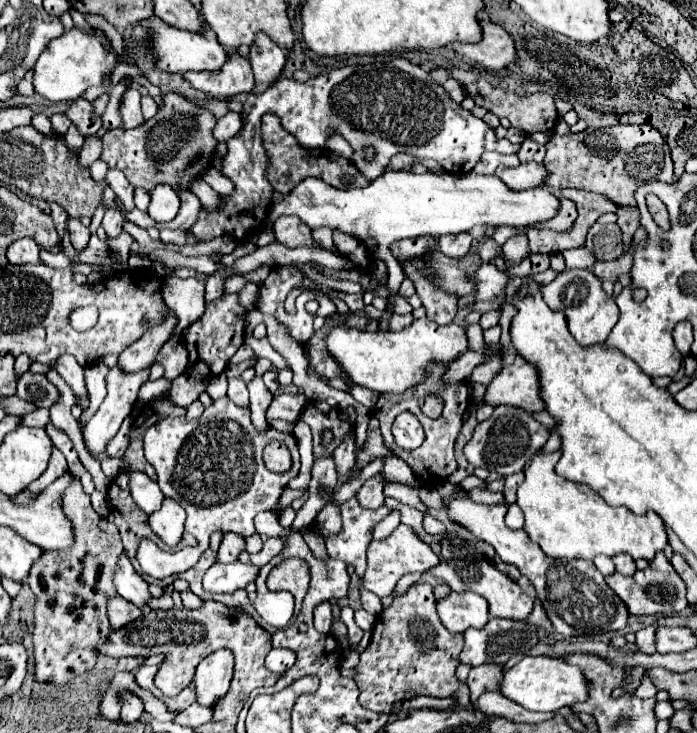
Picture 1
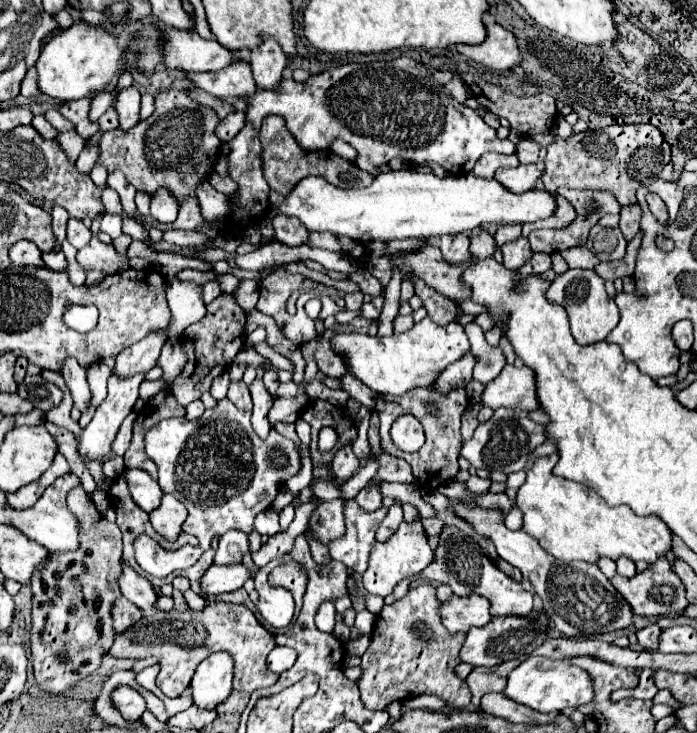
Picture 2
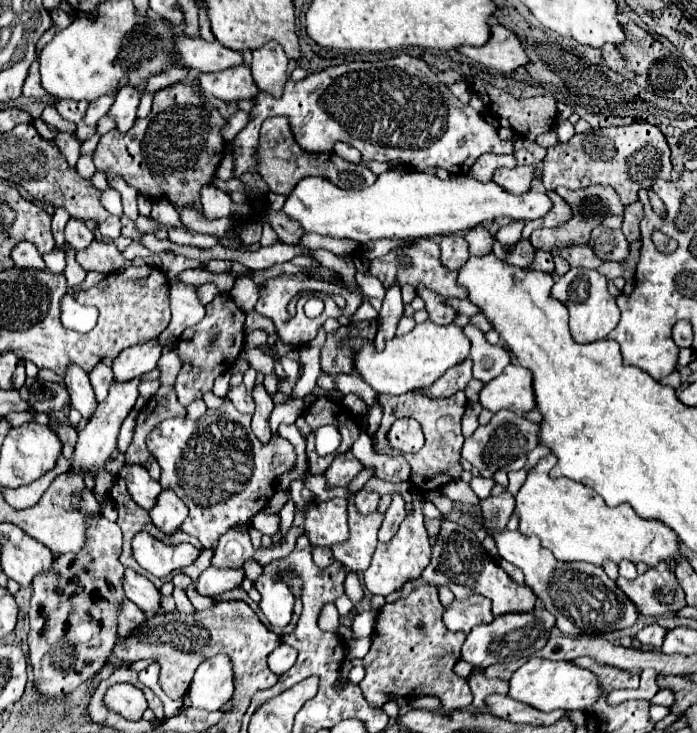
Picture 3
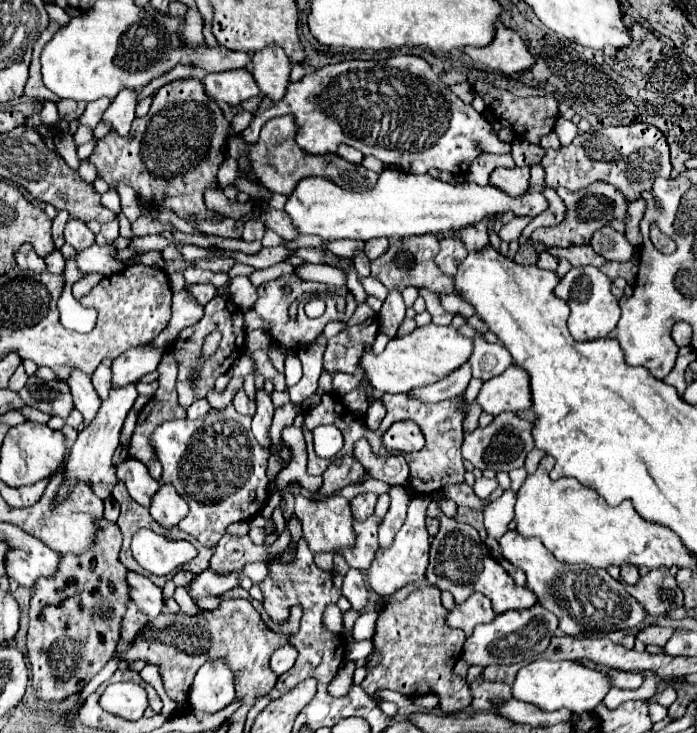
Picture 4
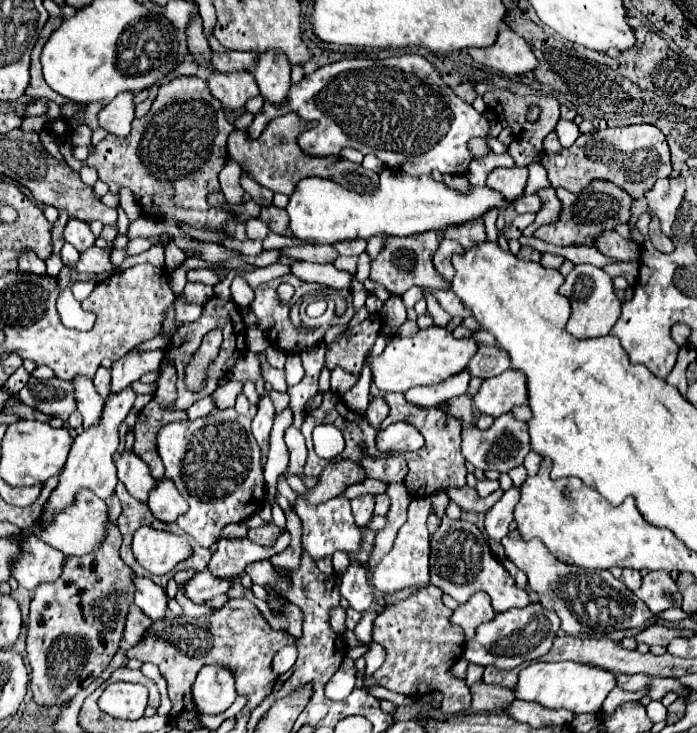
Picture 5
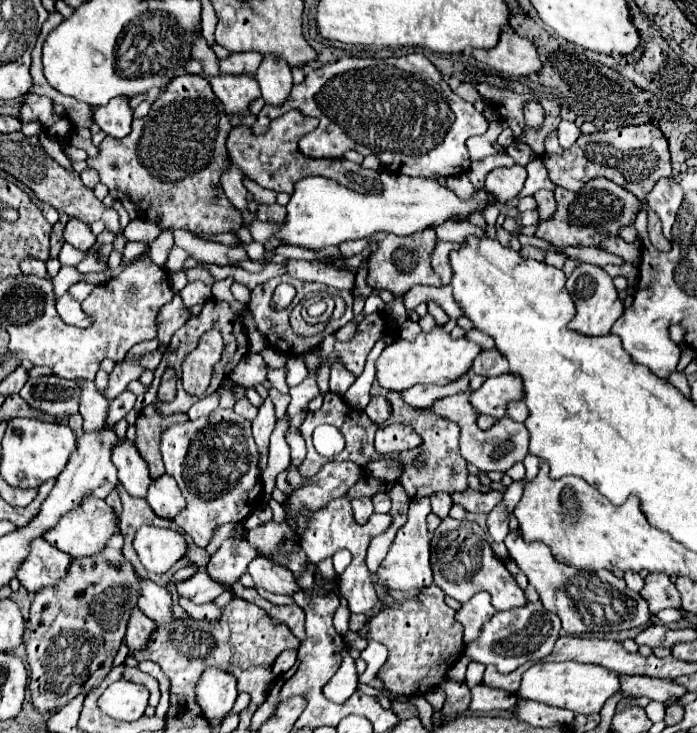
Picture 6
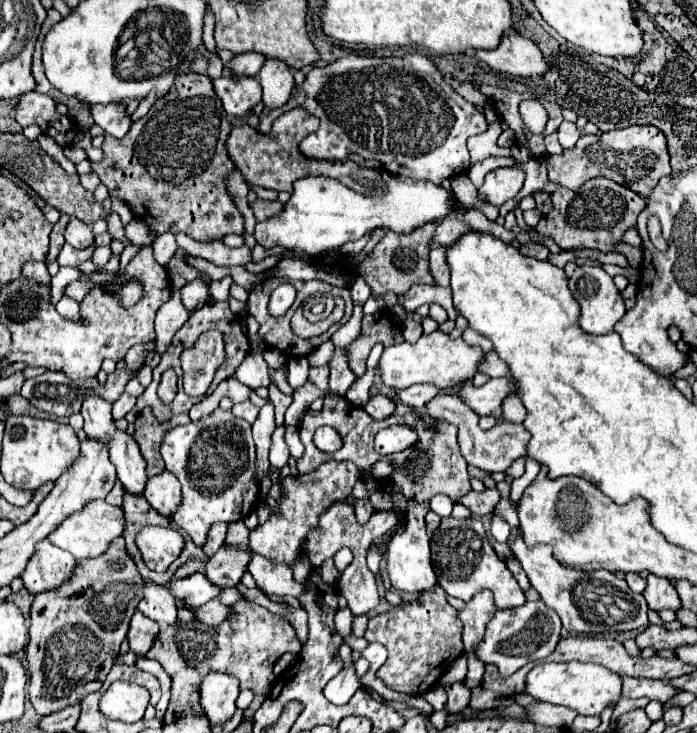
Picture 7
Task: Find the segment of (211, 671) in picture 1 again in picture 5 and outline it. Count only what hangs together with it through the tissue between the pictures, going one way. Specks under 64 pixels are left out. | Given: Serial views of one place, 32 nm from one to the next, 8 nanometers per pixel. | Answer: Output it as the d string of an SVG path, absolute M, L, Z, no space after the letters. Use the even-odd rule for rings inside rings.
M206 666L200 670L194 682L192 696L202 714L222 714L236 700L234 676L224 670L224 666Z

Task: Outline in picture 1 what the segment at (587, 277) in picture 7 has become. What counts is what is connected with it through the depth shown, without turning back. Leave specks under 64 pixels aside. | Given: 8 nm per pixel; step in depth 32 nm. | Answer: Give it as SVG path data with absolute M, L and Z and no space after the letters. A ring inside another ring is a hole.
M564 270L550 284L542 286L542 296L550 308L566 314L570 334L580 346L604 342L618 322L618 306L614 298L602 290L602 280L596 278L592 270Z

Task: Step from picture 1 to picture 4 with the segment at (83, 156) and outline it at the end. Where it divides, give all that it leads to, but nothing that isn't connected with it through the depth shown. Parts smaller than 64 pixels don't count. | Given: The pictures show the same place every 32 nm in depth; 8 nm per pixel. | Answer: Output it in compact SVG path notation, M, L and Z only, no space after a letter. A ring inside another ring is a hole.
M82 160L80 168L78 168L78 174L80 174L80 176L82 176L82 180L84 180L84 182L88 182L88 184L92 184L92 182L96 180L96 176L98 176L96 168L94 168L92 164L88 164L88 160Z

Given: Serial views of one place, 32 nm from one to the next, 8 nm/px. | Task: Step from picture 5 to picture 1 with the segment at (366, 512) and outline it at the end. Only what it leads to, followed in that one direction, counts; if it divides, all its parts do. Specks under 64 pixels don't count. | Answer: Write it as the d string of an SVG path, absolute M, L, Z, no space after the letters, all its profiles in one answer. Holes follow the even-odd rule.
M374 476L370 478L362 488L360 492L356 494L356 500L360 502L362 508L370 508L370 510L376 510L384 504L384 494L382 494L382 486L384 486L384 480L380 476Z

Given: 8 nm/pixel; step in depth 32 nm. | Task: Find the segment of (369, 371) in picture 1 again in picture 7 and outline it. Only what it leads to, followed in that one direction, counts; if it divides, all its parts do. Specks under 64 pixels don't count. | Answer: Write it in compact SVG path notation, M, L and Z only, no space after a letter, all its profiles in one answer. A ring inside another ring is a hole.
M440 330L432 332L430 336L420 336L416 344L402 342L394 344L392 348L386 348L378 368L382 382L394 390L398 388L408 388L412 384L432 384L438 388L456 388L468 380L472 380L478 374L478 366L484 360L484 352L480 346L468 346L462 338L450 340L446 334Z

